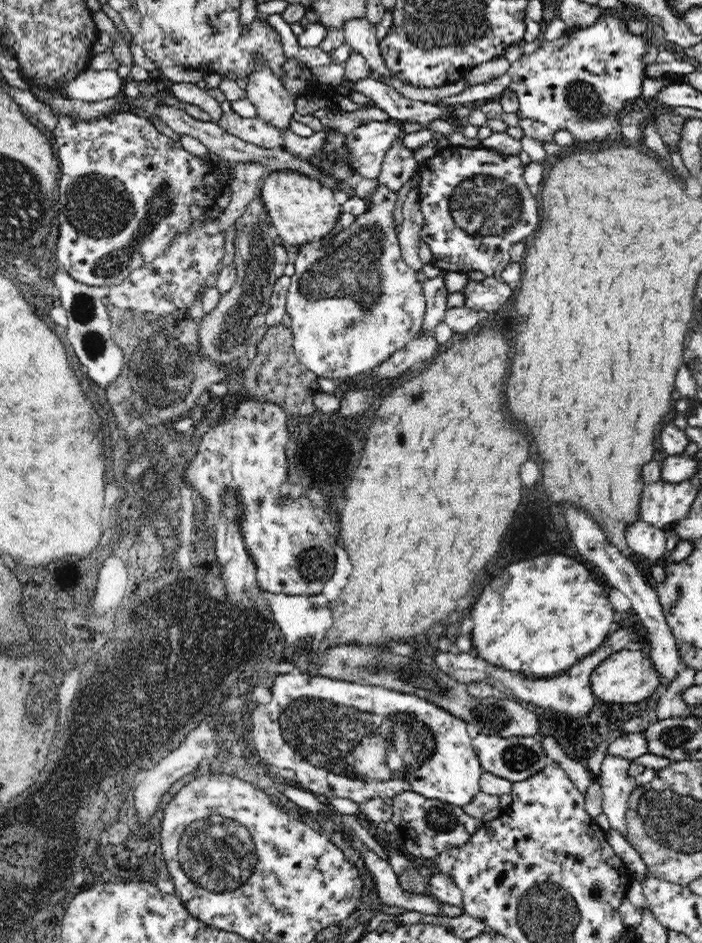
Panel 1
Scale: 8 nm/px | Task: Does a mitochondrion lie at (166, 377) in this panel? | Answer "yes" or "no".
yes

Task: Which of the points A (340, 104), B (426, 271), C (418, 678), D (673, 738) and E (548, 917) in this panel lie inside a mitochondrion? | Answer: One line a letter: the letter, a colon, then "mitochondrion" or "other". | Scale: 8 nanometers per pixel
A: other
B: other
C: mitochondrion
D: mitochondrion
E: mitochondrion

